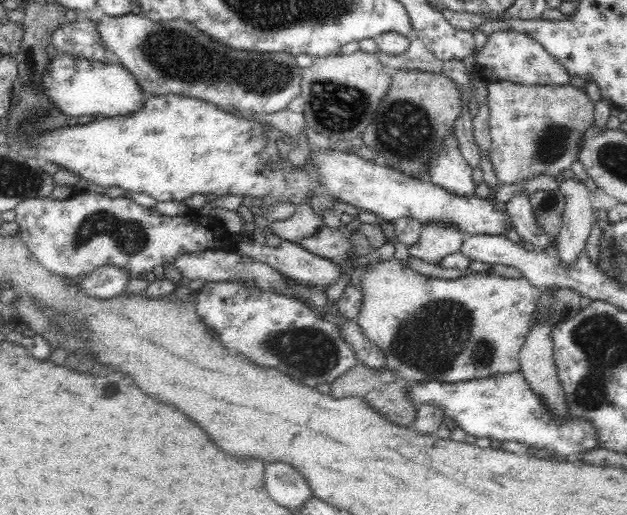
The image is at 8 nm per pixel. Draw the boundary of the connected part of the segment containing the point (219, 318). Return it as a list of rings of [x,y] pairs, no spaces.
[[[208,282],[200,289],[200,293],[196,293],[195,313],[201,323],[214,332],[224,350],[248,358],[262,368],[278,370],[292,381],[310,389],[317,389],[321,384],[334,383],[358,364],[354,351],[331,322],[317,316],[300,300],[286,295],[266,292],[239,282]]]

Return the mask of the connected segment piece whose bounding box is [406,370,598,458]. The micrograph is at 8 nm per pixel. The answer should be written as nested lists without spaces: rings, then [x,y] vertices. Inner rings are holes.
[[[520,370],[514,375],[493,377],[484,381],[410,381],[406,383],[406,399],[416,406],[429,404],[439,408],[445,419],[449,418],[455,427],[462,429],[468,436],[488,437],[492,442],[510,440],[526,443],[530,452],[564,458],[598,447],[592,424],[573,416],[568,416],[564,423],[549,418],[544,403],[530,392]]]

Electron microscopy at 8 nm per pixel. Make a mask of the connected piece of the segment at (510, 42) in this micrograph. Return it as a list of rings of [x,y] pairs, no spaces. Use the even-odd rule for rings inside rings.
[[[493,33],[482,46],[482,49],[476,53],[476,64],[473,71],[484,82],[493,83],[498,81],[508,81],[511,83],[520,83],[525,85],[564,85],[569,83],[569,74],[566,69],[556,59],[552,58],[537,42],[534,42],[526,35],[518,33]]]

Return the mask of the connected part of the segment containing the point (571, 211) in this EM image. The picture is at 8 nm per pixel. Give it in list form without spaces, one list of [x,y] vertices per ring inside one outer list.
[[[571,174],[562,177],[557,188],[564,193],[566,206],[561,229],[555,238],[554,255],[564,268],[570,268],[584,254],[586,240],[592,232],[593,209],[588,199],[589,190]]]

